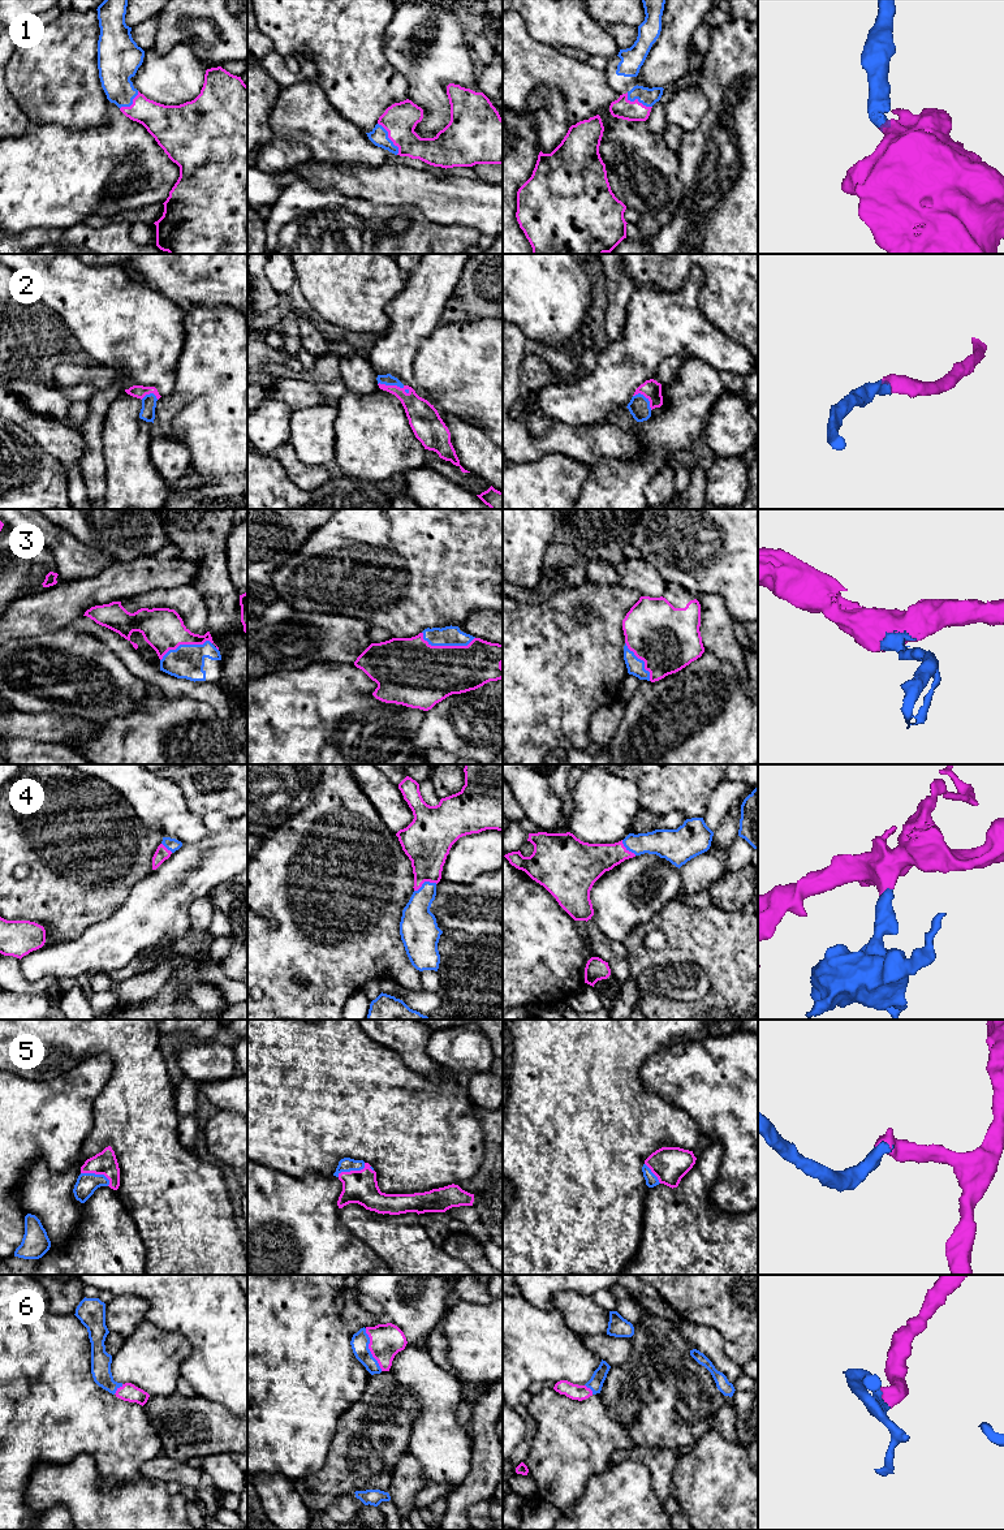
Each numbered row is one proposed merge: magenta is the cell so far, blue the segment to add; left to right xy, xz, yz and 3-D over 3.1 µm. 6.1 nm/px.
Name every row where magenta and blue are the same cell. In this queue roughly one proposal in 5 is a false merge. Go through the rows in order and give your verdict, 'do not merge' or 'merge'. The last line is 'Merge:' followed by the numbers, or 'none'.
1: merge
2: merge
3: merge
4: merge
5: merge
6: merge
Merge: 1, 2, 3, 4, 5, 6

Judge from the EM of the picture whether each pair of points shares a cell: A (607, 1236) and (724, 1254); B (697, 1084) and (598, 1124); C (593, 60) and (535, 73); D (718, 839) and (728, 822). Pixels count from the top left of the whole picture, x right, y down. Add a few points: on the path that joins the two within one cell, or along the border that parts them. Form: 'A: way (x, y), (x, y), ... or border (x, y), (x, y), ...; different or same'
A: border (643, 1211), (643, 1231), (640, 1245), (628, 1261); different
B: border (640, 1076), (647, 1090), (656, 1093), (686, 1113); different
C: border (586, 60), (593, 67), (604, 70); different
D: way (722, 835), (728, 826); same

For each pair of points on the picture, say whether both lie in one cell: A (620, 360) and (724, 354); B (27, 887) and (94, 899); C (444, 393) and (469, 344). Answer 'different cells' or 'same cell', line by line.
A: same cell
B: same cell
C: same cell

